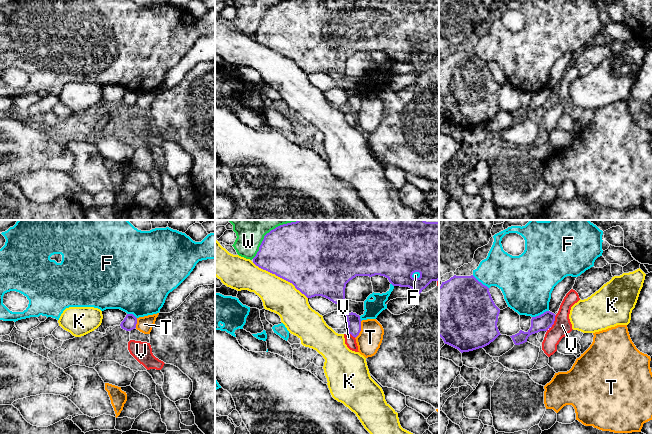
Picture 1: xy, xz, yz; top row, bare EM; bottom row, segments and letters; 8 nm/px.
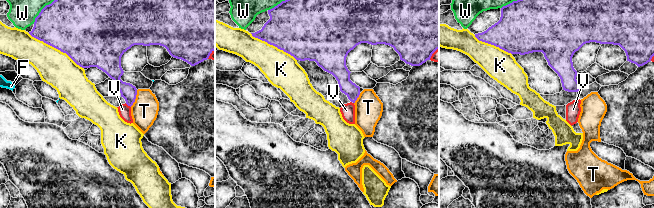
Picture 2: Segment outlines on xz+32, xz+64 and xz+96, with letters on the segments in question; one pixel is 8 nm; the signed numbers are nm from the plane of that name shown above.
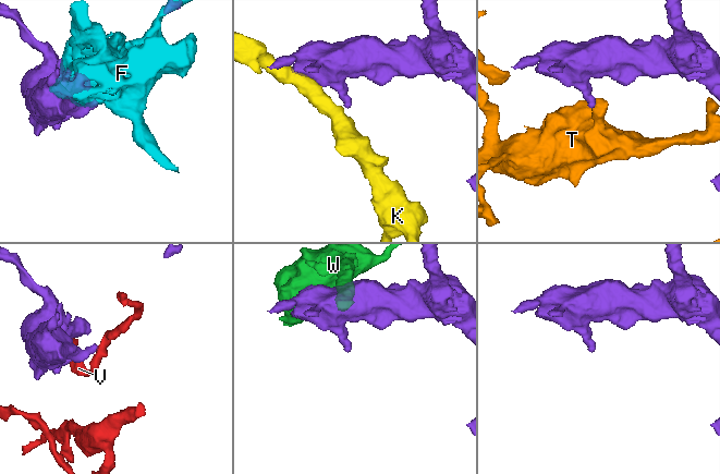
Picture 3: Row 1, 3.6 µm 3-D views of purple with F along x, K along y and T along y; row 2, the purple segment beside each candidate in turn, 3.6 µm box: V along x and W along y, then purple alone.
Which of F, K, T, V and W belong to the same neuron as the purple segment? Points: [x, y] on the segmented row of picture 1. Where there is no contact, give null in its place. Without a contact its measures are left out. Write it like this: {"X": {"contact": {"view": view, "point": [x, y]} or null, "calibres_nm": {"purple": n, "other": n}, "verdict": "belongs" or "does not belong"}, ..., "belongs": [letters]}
{"F": {"contact": {"view": "yz", "point": [541, 314]}, "calibres_nm": {"purple": 140, "other": 400}, "verdict": "does not belong"}, "K": {"contact": {"view": "xz", "point": [280, 277]}, "calibres_nm": {"purple": 500, "other": 280}, "verdict": "does not belong"}, "T": {"contact": {"view": "xz", "point": [360, 330]}, "calibres_nm": {"purple": 110, "other": 190}, "verdict": "does not belong"}, "V": {"contact": {"view": "yz", "point": [553, 321]}, "calibres_nm": {"purple": 140, "other": 140}, "verdict": "does not belong"}, "W": {"contact": {"view": "xz", "point": [271, 230]}, "calibres_nm": {"purple": 460, "other": 320}, "verdict": "does not belong"}, "belongs": []}

